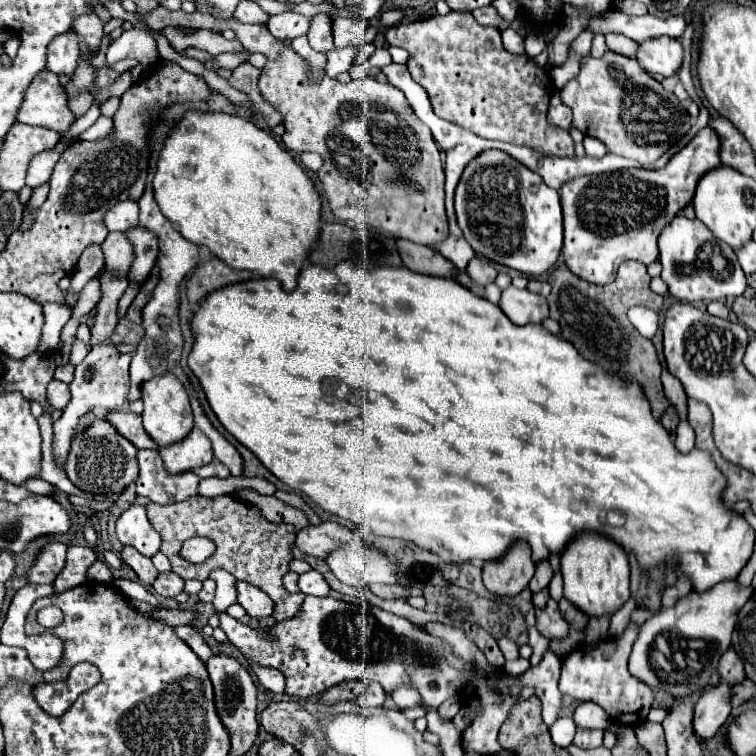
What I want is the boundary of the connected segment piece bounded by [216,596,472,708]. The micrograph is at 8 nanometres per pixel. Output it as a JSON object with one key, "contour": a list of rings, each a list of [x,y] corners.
{"contour":[[[306,596],[296,616],[276,622],[268,628],[268,636],[230,618],[226,612],[216,614],[228,640],[258,664],[282,670],[286,676],[286,694],[296,698],[322,694],[344,680],[378,682],[386,692],[410,680],[426,704],[438,708],[446,698],[456,696],[464,684],[472,682],[472,668],[456,660],[456,656],[448,652],[444,640],[428,636],[410,620],[384,612],[378,606],[370,606],[368,616],[368,610],[358,604],[348,604],[330,596]]]}

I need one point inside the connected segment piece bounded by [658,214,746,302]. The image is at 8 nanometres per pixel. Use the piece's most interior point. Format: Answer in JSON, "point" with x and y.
{"point":[688,279]}

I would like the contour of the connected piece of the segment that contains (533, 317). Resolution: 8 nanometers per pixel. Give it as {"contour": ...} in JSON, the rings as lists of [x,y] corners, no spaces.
{"contour":[[[508,286],[506,290],[502,290],[502,298],[498,306],[518,326],[540,324],[542,320],[548,318],[546,298],[530,290],[520,290],[516,286]]]}

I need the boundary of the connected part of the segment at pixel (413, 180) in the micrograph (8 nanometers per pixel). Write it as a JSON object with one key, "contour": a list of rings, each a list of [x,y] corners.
{"contour":[[[162,6],[158,8],[158,12],[150,12],[142,18],[152,30],[162,30],[164,26],[190,26],[192,29],[214,32],[234,30],[246,50],[262,52],[268,56],[268,64],[262,68],[264,72],[260,76],[260,92],[264,100],[270,102],[284,116],[286,134],[282,136],[282,140],[286,148],[292,152],[316,152],[322,156],[324,164],[318,170],[318,178],[332,210],[340,206],[364,206],[368,226],[386,230],[394,238],[406,238],[430,248],[446,240],[448,222],[444,214],[444,168],[440,160],[440,150],[432,140],[430,128],[420,118],[416,118],[404,92],[400,92],[392,84],[380,84],[374,78],[350,80],[348,84],[340,84],[338,80],[326,76],[320,84],[310,84],[306,78],[304,60],[300,60],[300,56],[296,56],[290,46],[278,42],[264,24],[242,24],[236,18],[219,20],[199,11],[192,14],[182,10],[170,12]]]}

